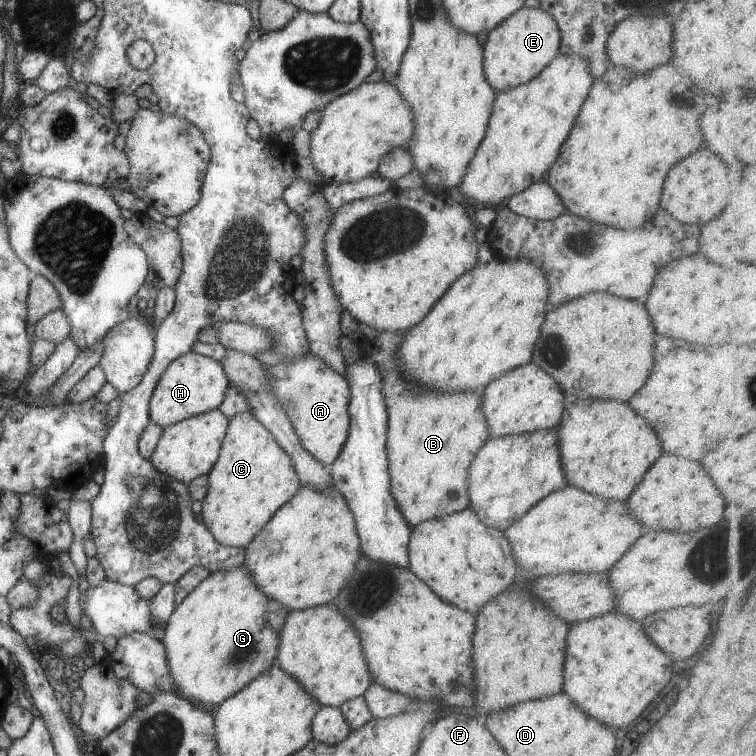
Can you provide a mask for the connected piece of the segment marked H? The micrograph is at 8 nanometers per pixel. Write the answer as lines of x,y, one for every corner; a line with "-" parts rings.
194,350
179,355
167,363
156,382
148,402
149,420
164,429
180,420
218,408
228,385
219,361
199,355

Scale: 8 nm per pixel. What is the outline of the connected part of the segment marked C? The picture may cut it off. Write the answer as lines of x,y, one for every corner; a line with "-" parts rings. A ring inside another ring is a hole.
247,411
227,423
217,460
206,474
208,489
200,500
201,522
219,544
244,547
265,526
271,515
300,487
287,453
273,435

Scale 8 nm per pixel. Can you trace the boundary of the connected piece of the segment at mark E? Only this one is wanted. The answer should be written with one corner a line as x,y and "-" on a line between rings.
521,7
496,24
482,45
484,77
495,91
504,91
531,80
559,54
560,30
554,18
539,7

